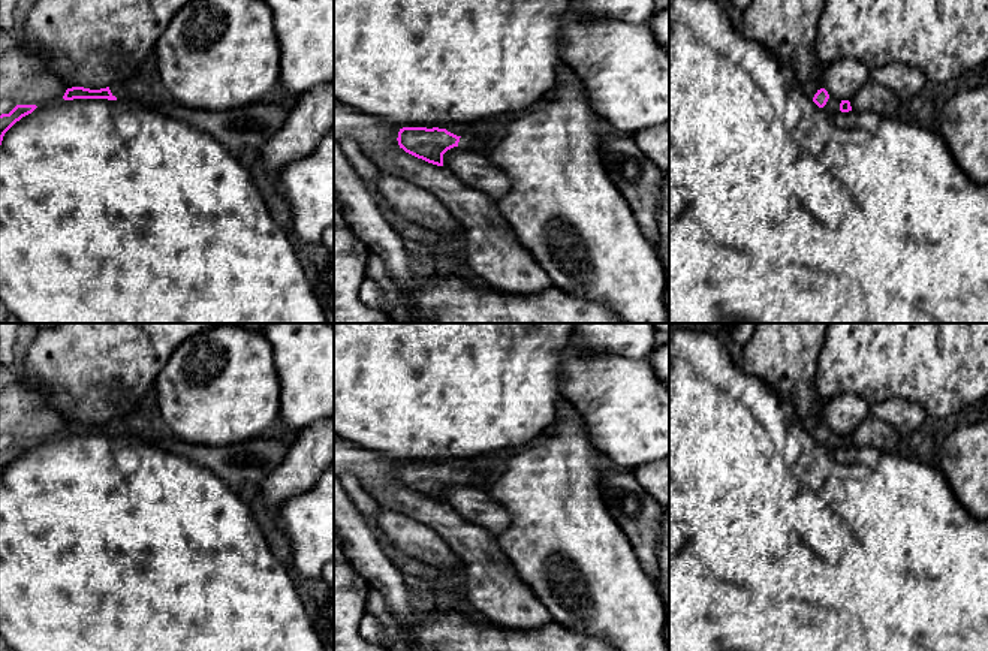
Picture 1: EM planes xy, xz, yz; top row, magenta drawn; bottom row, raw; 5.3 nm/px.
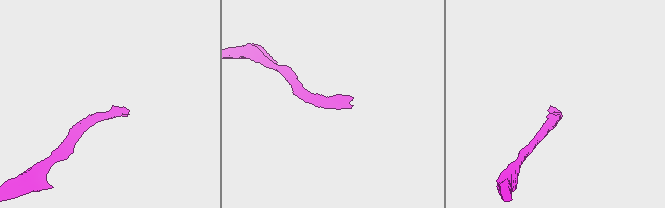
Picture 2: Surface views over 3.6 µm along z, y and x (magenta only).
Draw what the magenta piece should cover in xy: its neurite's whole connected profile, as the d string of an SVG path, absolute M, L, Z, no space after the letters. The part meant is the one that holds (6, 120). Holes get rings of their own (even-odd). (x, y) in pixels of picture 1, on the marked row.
M16 105L9 114L0 115L0 145L4 133L22 117L31 114L36 108L36 105Z

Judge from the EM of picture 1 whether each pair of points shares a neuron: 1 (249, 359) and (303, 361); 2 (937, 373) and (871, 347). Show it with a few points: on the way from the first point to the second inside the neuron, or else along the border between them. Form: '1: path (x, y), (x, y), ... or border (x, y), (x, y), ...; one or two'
1: border (265, 338), (273, 352), (280, 394); two
2: path (921, 356), (912, 347), (888, 347); one

